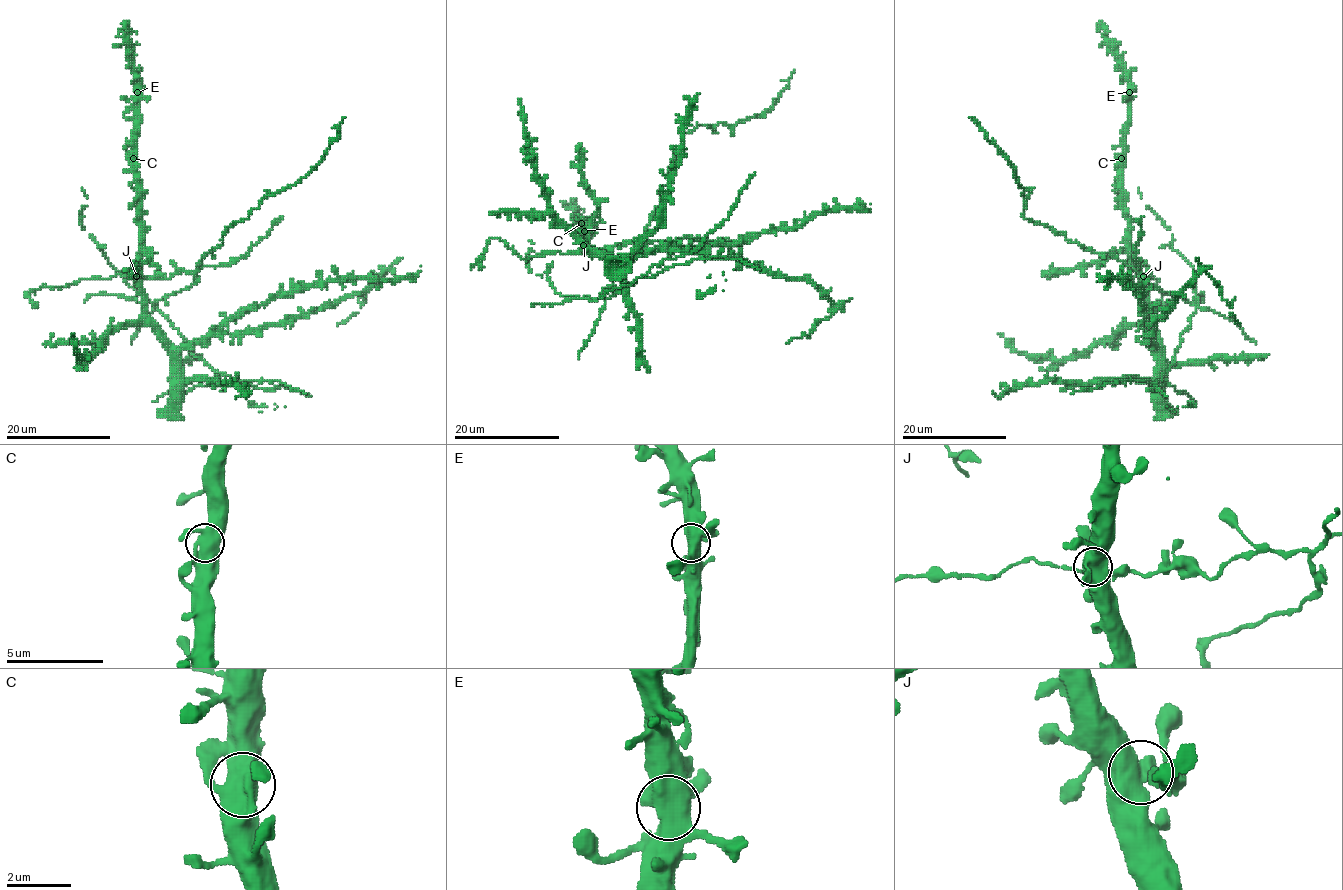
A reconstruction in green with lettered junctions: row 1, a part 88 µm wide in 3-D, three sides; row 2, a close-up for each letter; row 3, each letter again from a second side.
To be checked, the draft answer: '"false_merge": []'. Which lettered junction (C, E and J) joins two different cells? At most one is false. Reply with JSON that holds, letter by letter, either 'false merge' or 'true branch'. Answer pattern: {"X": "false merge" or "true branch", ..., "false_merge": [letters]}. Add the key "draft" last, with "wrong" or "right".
{"C": "true branch", "E": "true branch", "J": "false merge", "false_merge": ["J"], "draft": "wrong"}

